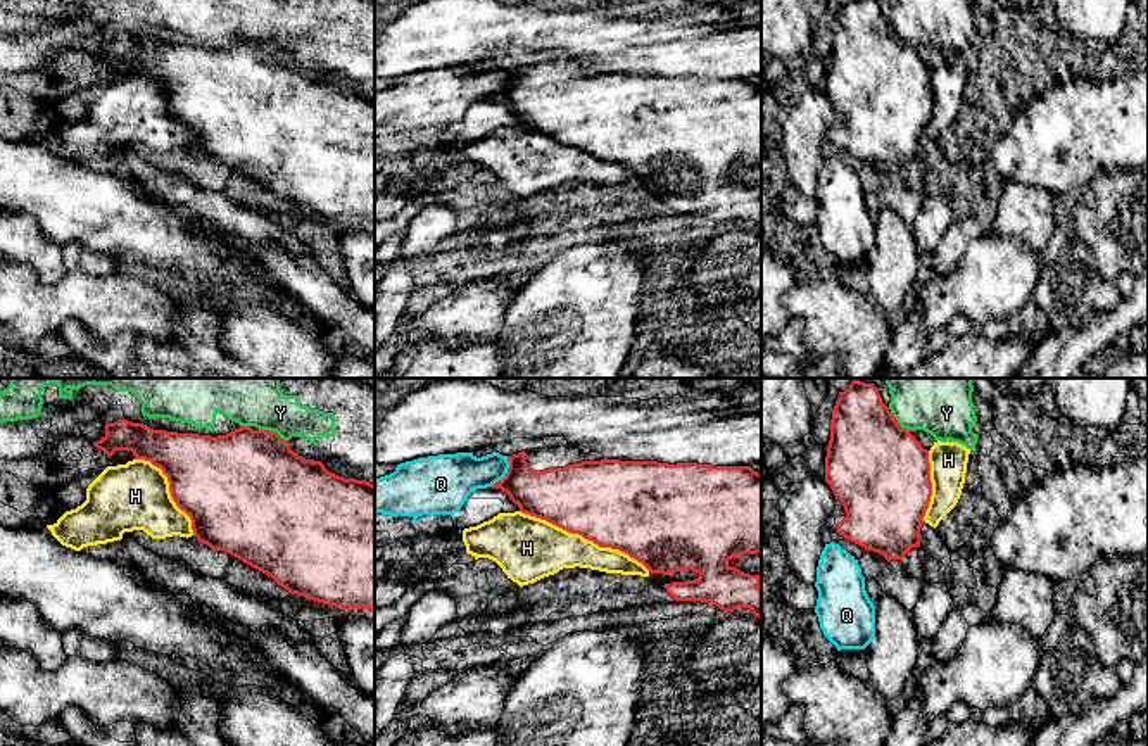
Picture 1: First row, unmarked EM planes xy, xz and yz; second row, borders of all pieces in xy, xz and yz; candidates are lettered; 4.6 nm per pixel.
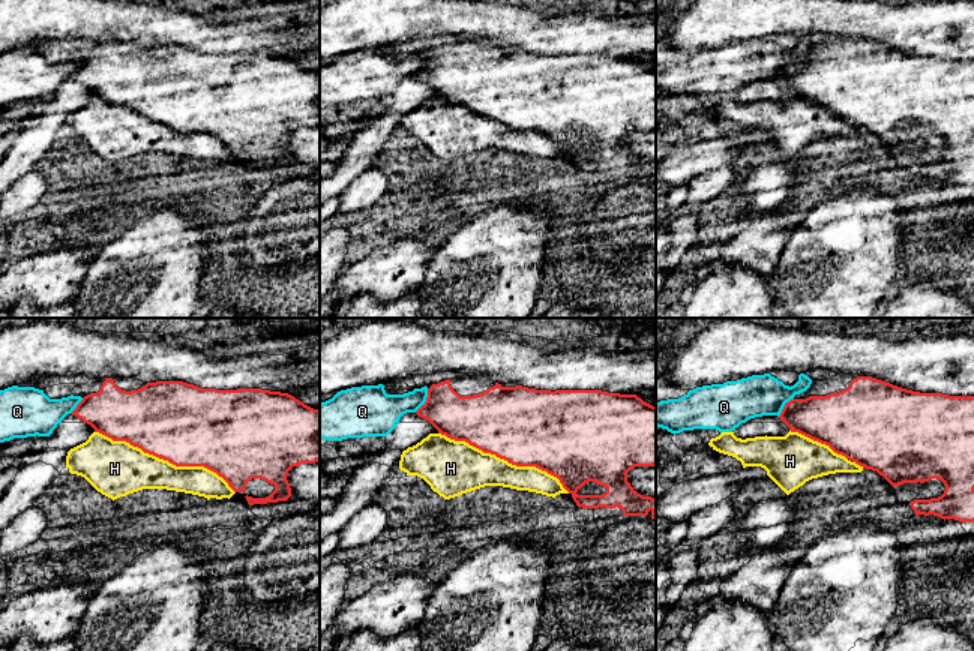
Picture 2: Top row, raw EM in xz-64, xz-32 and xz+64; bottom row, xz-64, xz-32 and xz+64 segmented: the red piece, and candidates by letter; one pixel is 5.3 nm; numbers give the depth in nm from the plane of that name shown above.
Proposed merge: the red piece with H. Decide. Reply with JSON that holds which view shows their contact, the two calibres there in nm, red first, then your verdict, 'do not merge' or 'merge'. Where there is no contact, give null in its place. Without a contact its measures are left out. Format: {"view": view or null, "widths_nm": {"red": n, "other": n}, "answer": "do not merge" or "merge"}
{"view": "xz", "widths_nm": {"red": 420, "other": 280}, "answer": "do not merge"}

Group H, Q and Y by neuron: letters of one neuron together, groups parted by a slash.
H / Q / Y

